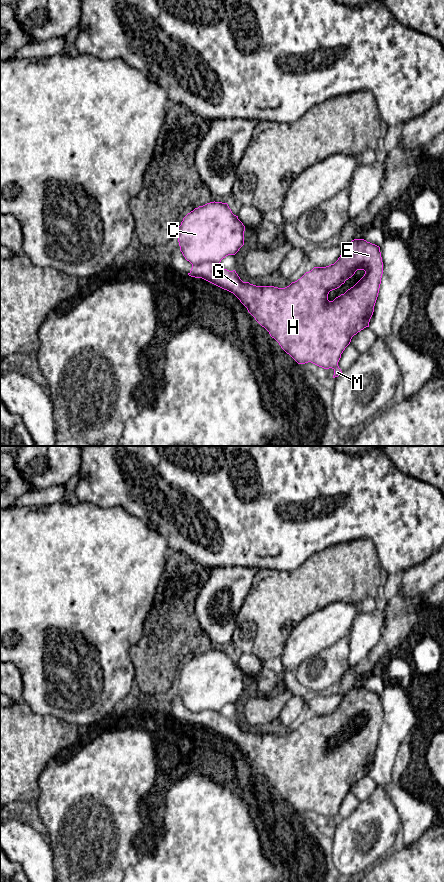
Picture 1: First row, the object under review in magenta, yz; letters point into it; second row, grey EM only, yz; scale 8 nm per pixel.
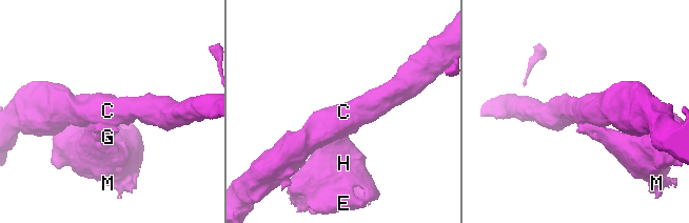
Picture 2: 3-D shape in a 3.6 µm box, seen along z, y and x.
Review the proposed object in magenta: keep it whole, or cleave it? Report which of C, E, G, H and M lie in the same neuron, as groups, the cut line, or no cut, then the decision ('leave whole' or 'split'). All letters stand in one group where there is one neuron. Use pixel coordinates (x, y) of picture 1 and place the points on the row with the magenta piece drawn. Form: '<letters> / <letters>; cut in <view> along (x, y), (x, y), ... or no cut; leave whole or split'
C / E G H M; cut in yz along (218, 262), (207, 262), (203, 266), (201, 277); split

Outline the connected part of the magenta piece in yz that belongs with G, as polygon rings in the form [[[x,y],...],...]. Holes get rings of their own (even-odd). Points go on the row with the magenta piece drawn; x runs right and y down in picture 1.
[[[354,239],[343,248],[334,264],[314,267],[285,288],[243,282],[235,270],[224,269],[219,263],[209,262],[202,270],[202,279],[233,293],[298,364],[311,362],[324,369],[332,368],[335,378],[342,373],[338,362],[352,337],[369,327],[381,284],[383,262],[379,246],[364,239]],[[357,270],[364,270],[364,276],[344,294],[329,301],[329,292],[339,288]]]

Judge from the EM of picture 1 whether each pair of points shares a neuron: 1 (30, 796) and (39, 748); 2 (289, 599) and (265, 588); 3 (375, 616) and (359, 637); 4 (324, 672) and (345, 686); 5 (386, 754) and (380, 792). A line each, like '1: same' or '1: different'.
1: same
2: same
3: same
4: different
5: different

